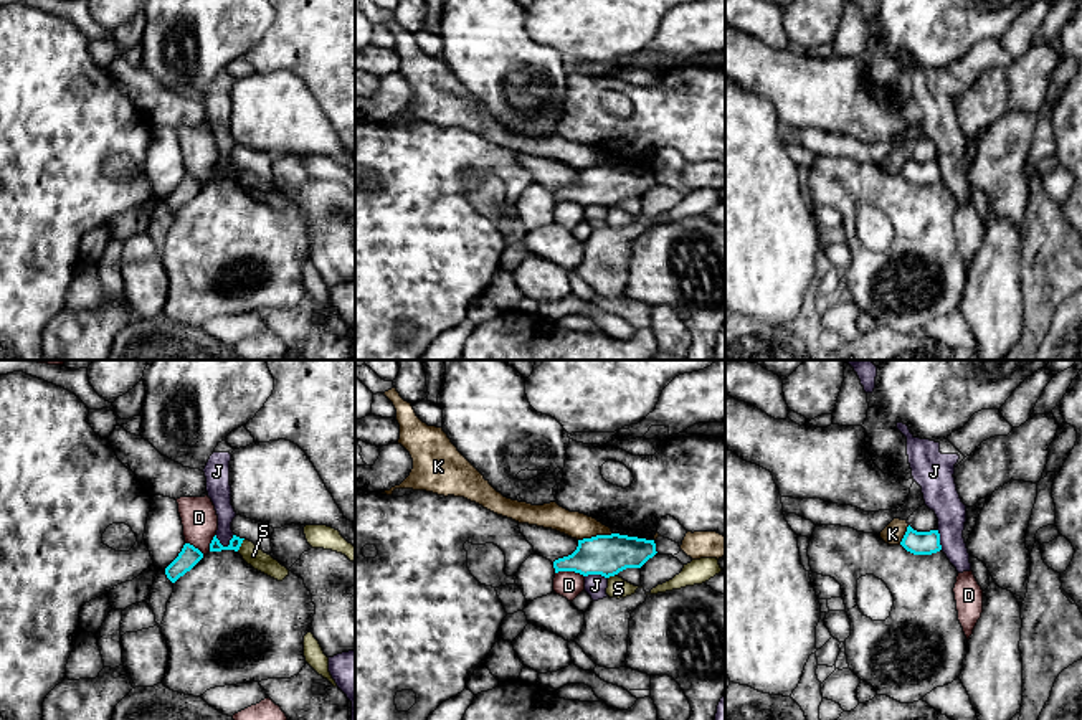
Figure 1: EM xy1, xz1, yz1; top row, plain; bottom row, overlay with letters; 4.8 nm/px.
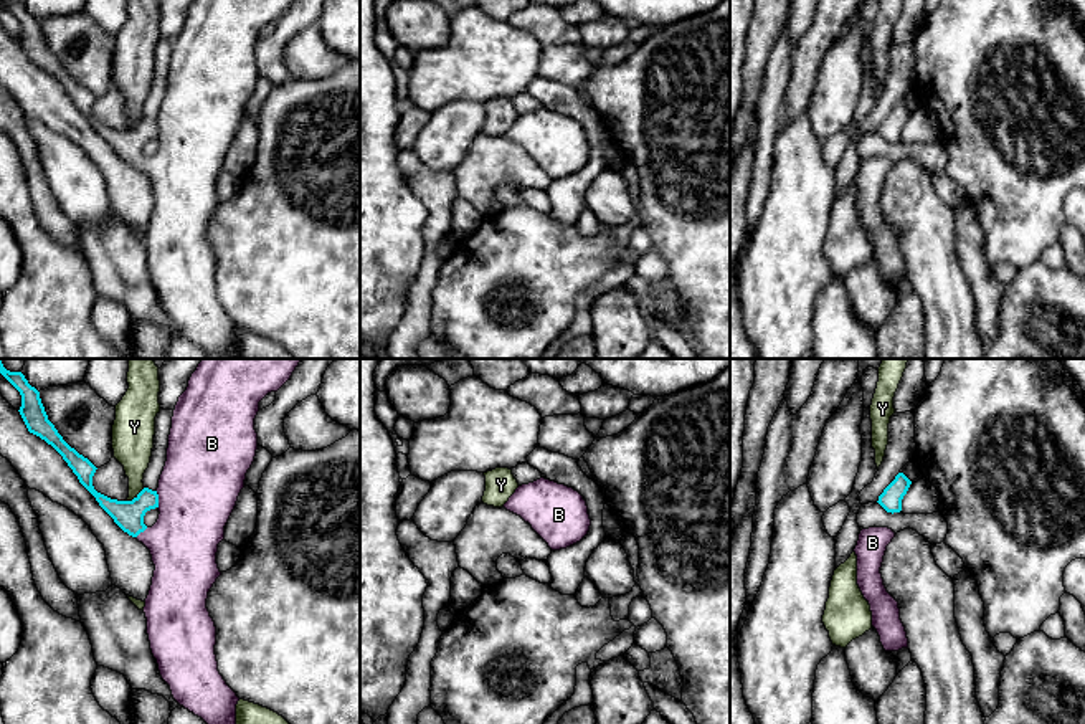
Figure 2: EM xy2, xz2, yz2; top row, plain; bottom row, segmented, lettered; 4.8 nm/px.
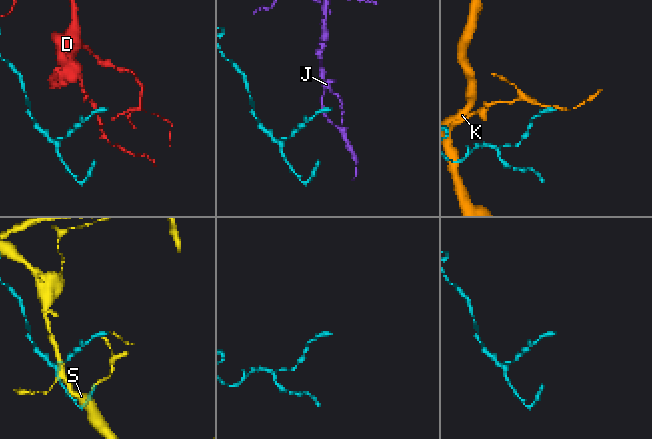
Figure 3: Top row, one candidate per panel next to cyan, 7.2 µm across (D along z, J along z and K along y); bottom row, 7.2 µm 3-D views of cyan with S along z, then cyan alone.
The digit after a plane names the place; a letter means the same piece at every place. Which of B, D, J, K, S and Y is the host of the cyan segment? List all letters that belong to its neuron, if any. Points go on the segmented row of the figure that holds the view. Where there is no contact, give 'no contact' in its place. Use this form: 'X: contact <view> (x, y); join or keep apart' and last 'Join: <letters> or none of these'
B: contact xy2 (157, 500); join
D: contact xz1 (570, 570); keep apart
J: contact xy1 (228, 545); keep apart
K: contact xz1 (597, 535); keep apart
S: contact xy1 (240, 545); keep apart
Y: contact xy2 (137, 495); keep apart
Join: B

